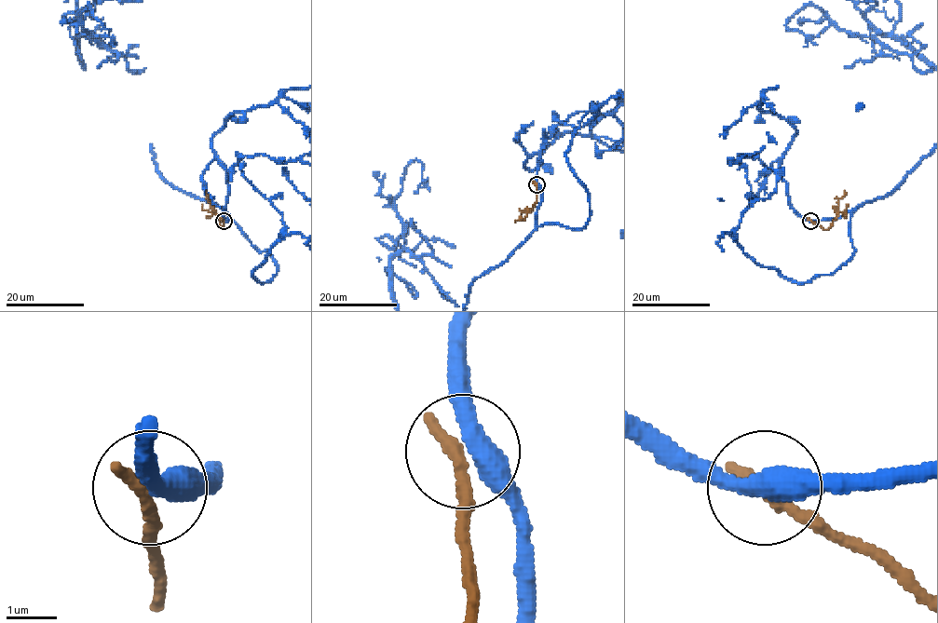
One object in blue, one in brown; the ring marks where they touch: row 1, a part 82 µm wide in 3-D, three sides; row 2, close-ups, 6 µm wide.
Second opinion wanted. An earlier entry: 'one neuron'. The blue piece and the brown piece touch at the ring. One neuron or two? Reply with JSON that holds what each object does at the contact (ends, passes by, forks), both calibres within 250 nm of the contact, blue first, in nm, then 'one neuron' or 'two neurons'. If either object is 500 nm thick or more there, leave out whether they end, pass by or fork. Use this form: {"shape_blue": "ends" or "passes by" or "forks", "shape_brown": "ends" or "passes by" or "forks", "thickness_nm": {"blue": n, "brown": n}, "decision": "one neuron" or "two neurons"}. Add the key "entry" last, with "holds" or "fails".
{"shape_blue": "passes by", "shape_brown": "ends", "thickness_nm": {"blue": 420, "brown": 320}, "decision": "two neurons", "entry": "fails"}

